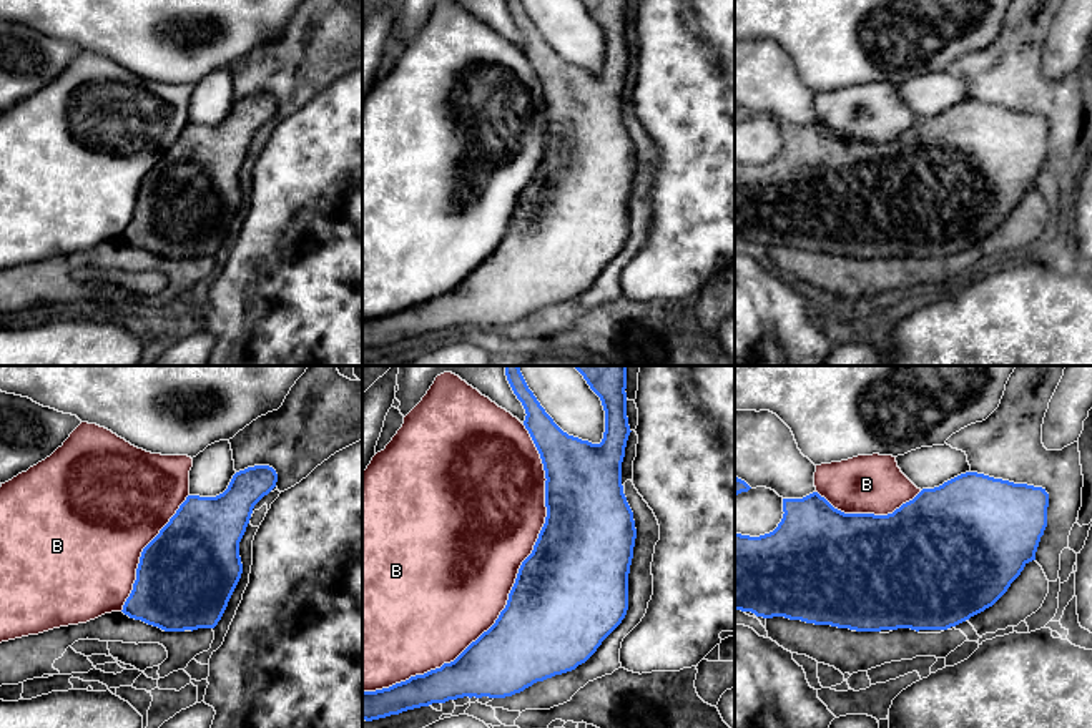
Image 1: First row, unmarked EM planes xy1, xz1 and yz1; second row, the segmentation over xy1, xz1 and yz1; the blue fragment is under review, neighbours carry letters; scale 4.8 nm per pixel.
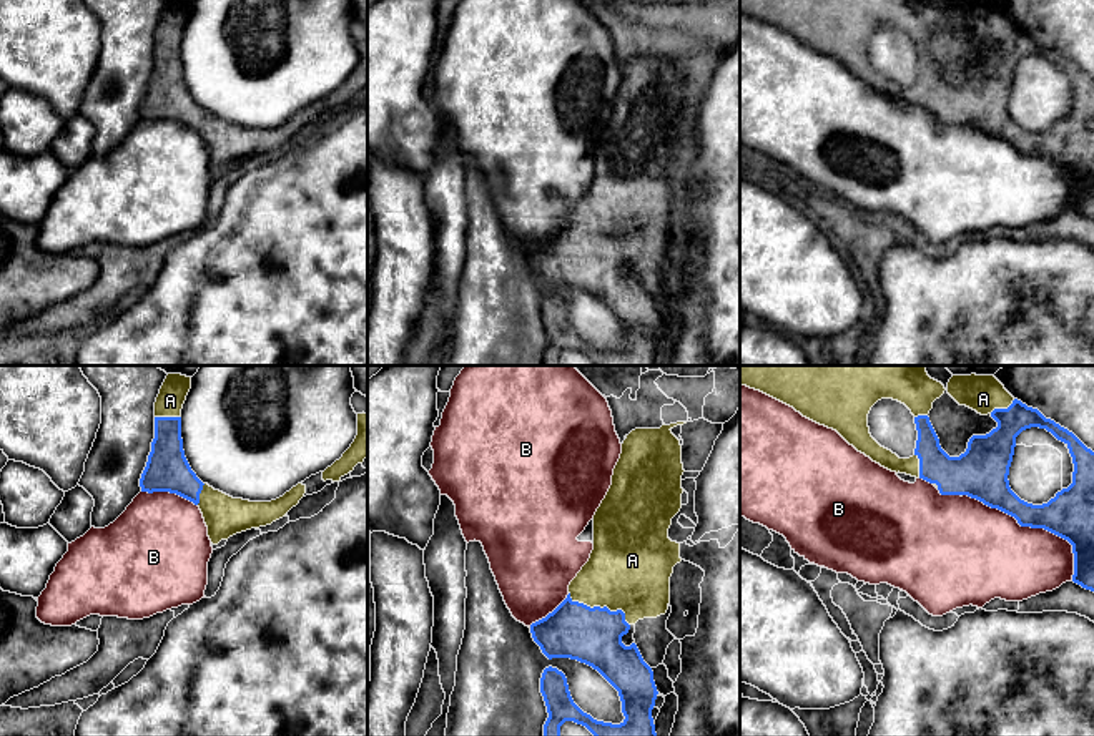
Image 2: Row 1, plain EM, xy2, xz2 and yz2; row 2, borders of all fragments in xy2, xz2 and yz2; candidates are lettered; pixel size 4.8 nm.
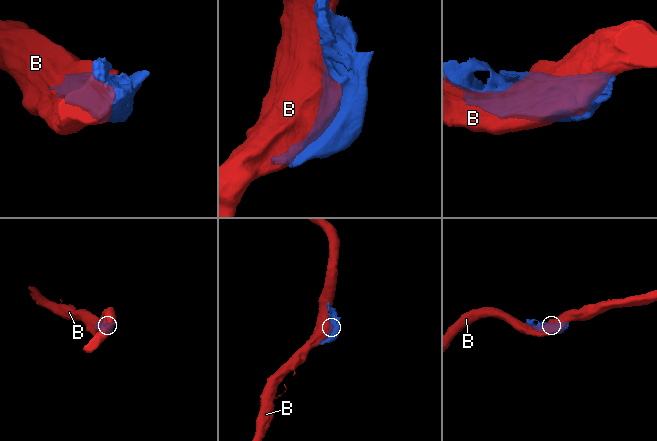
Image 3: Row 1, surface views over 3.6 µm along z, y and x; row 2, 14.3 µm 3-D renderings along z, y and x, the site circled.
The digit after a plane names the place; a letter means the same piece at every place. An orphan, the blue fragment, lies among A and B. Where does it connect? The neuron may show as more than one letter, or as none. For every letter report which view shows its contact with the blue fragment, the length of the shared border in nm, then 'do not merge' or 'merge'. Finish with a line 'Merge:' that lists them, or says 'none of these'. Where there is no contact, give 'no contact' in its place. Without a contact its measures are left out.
A: meets blue in xz2; contact 340 nm long; merge
B: meets blue in xz1; contact 1500 nm long; do not merge
Merge: A

